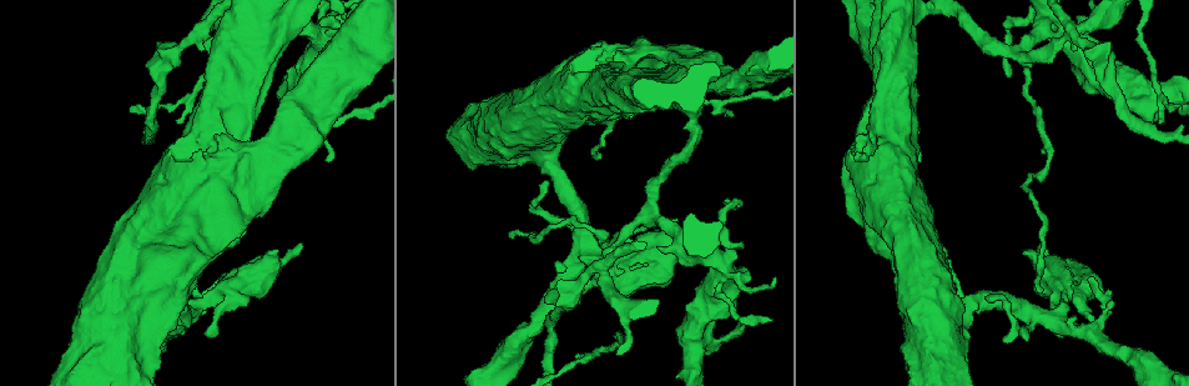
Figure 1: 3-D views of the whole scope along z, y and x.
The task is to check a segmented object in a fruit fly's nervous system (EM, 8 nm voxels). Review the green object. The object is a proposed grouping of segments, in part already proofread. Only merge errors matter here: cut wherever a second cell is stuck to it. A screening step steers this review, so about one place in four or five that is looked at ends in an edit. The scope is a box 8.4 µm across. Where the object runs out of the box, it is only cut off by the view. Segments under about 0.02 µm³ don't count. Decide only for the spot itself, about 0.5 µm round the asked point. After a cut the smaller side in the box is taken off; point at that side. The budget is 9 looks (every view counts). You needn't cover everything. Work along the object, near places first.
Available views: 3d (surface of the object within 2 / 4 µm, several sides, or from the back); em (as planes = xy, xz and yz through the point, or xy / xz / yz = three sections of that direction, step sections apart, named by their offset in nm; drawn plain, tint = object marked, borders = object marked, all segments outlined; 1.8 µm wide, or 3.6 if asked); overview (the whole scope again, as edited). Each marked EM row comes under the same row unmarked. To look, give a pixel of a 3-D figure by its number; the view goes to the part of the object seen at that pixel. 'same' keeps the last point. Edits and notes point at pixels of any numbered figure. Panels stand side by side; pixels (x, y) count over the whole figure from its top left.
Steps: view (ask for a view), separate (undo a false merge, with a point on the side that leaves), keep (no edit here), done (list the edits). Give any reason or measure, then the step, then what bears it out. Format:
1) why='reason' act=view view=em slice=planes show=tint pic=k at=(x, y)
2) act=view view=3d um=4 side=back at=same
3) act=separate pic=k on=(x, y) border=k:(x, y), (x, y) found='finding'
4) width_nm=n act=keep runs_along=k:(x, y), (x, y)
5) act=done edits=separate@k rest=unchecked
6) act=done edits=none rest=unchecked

why='abrupt turn' act=view view=3d um=4 pic=1 at=(205, 36)

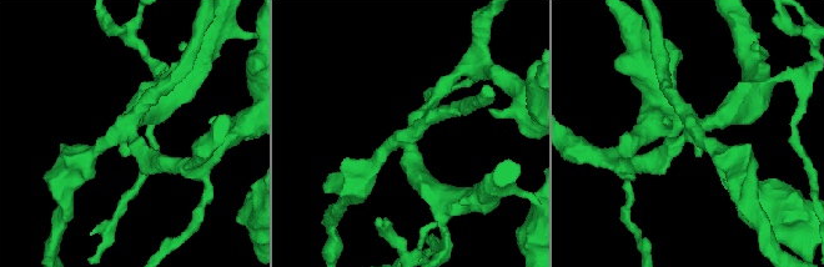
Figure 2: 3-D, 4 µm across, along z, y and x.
arms=4 act=view view=em slice=xz step=8 show=tint pic=2 at=(128, 134)

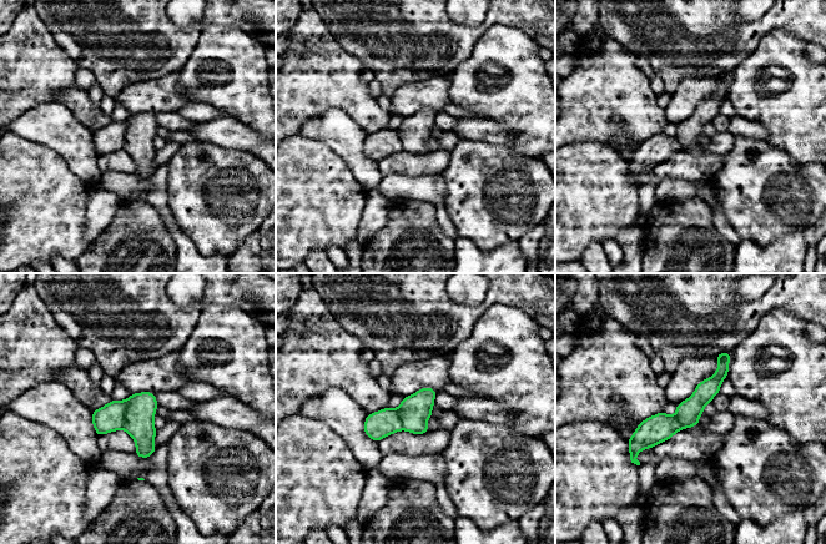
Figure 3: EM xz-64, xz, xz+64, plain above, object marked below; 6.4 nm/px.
why='cut it another way' act=view view=em slice=planes show=tint at=same

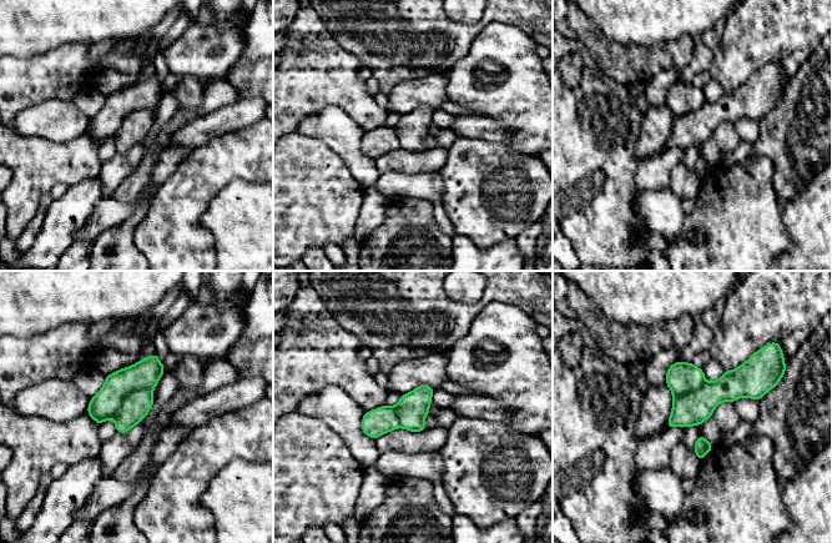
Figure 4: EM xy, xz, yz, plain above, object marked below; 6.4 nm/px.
width_nm=200 act=separate pic=4 on=(144, 375) border=4:(151, 391), (130, 392), (114, 417) found='two cells meet here'

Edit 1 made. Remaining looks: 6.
why='arms run side by side' act=view view=em slice=yz step=8 show=tint pic=1 at=(721, 267)

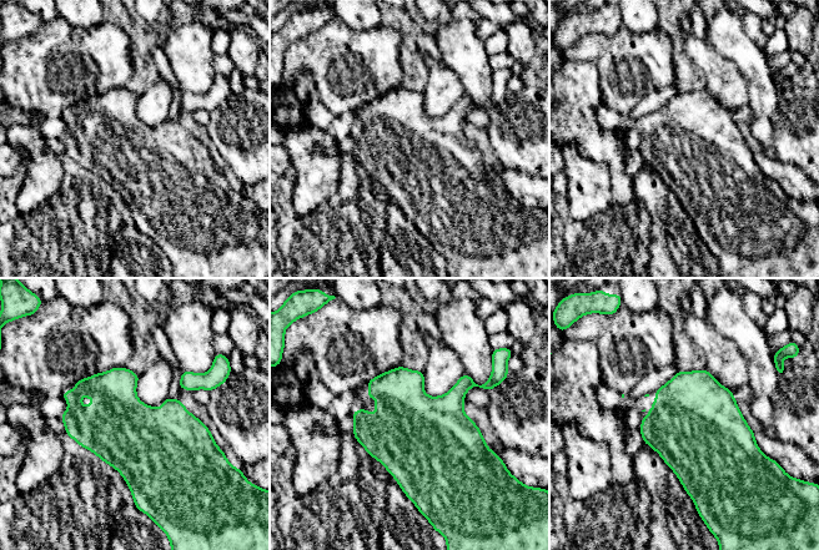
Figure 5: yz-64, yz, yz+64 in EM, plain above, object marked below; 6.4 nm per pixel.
why='another direction' act=view view=em slice=planes show=tint at=same

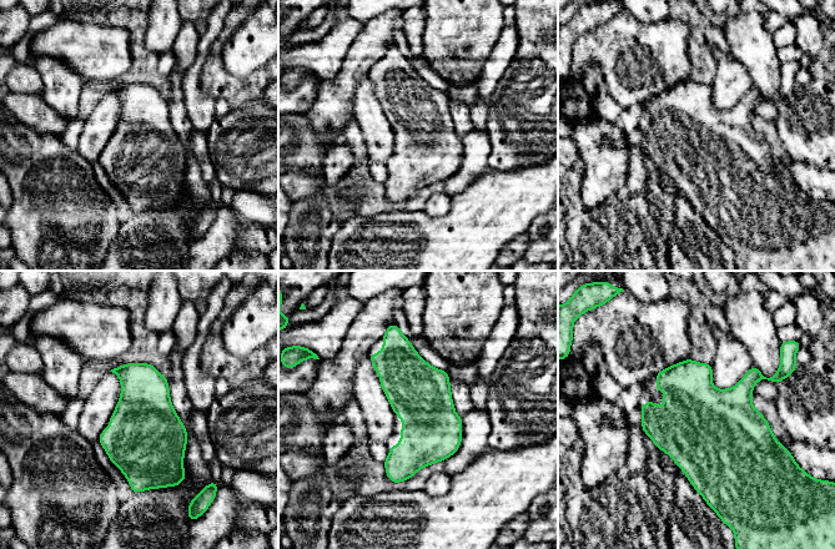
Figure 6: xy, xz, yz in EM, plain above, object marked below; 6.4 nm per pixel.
act=keep found='all the same cell'

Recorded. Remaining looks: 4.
why='a fork' act=view view=3d um=4 pic=1 at=(1090, 333)

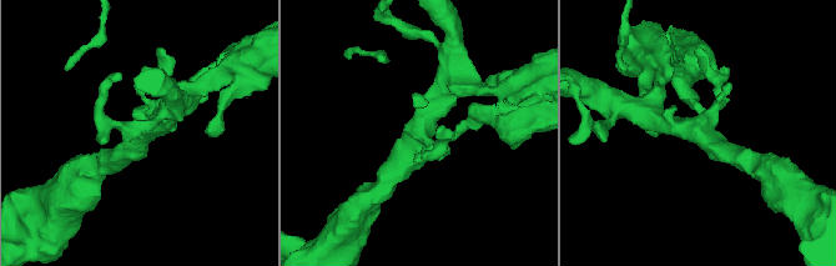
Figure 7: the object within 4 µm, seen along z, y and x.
act=view view=em um=3.6 slice=planes show=tint pic=7 at=(146, 131)

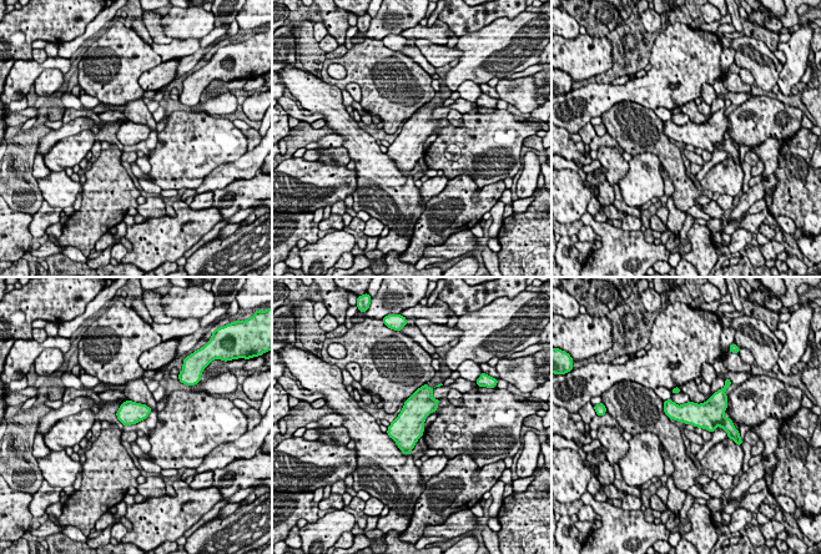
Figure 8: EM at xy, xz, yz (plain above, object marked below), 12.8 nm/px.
act=keep found='one cell here'

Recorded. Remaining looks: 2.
act=done edits=separate@4 rest=unchecked

